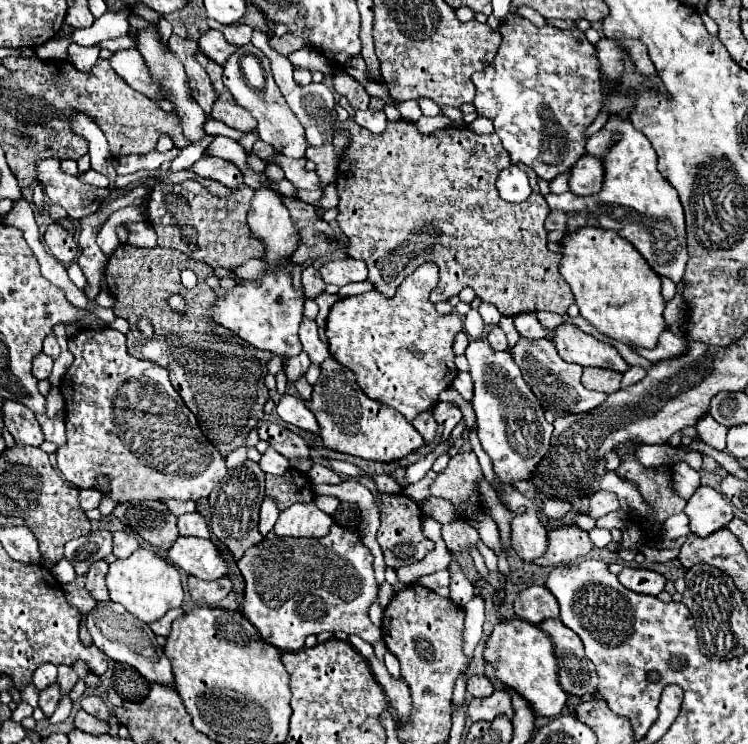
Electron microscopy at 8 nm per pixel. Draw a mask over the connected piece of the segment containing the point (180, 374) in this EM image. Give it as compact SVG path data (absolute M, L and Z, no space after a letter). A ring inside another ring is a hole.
M120 244L116 248L116 252L108 258L108 266L106 266L106 280L108 280L108 292L116 298L114 304L114 312L120 318L126 318L130 322L130 332L126 334L128 338L128 352L136 358L142 360L150 360L154 364L160 364L162 368L166 368L170 372L170 382L174 384L174 388L178 390L178 394L182 396L182 400L186 402L186 406L196 414L202 432L206 434L206 438L210 442L214 442L214 446L220 450L220 454L228 456L232 450L246 446L248 434L252 428L256 428L262 418L264 418L264 404L270 398L268 396L268 388L264 384L264 376L268 374L268 360L272 358L272 354L268 350L258 350L254 346L250 346L248 342L242 342L242 338L238 338L234 332L226 330L224 326L218 326L216 322L210 322L210 306L214 306L214 302L218 300L216 292L206 284L206 278L214 274L214 270L208 264L190 260L188 256L180 254L178 250L170 250L170 248L136 248L130 244ZM184 268L194 270L194 274L198 276L198 284L188 290L182 286L180 282L180 272ZM172 294L182 294L188 302L188 310L184 316L178 316L170 306L168 306L168 296ZM146 316L152 322L154 334L150 338L146 338L140 330L138 330L138 320ZM214 328L214 336L208 334L198 334L198 332L208 332Z

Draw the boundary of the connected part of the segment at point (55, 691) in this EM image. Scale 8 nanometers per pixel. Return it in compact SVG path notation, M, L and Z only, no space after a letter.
M54 682L54 684L50 684L48 688L44 688L40 692L40 708L42 708L42 712L46 716L52 716L54 710L56 710L58 700L60 700L60 686L58 686L58 682Z

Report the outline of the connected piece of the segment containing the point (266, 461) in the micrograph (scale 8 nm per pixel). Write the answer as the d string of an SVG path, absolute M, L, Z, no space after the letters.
M268 448L264 454L262 454L262 460L260 460L260 468L268 474L284 474L288 468L290 468L290 462L286 458L282 458L282 454L278 454L274 448Z

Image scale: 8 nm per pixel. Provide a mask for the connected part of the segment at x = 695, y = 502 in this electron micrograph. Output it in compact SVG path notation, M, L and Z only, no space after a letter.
M700 486L690 496L684 512L690 518L690 530L702 538L720 528L726 528L732 520L732 506L710 486Z

